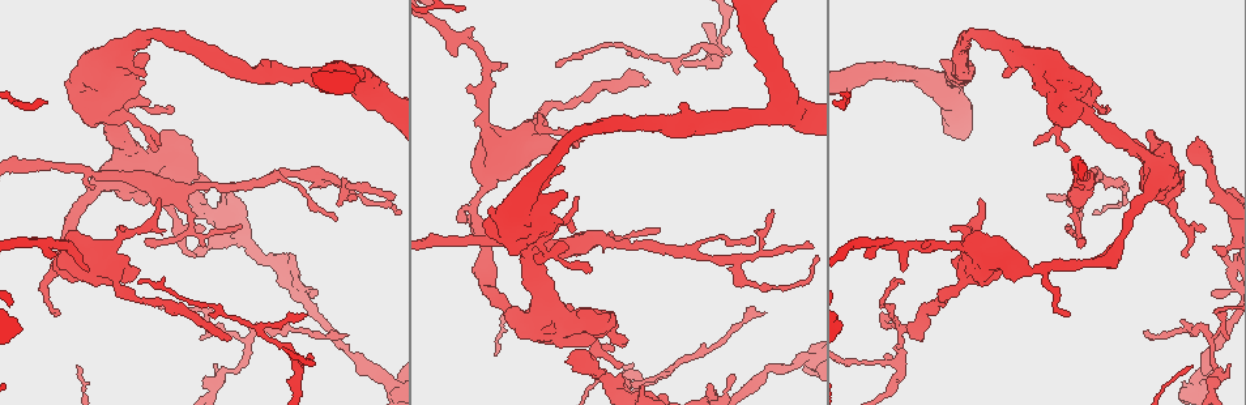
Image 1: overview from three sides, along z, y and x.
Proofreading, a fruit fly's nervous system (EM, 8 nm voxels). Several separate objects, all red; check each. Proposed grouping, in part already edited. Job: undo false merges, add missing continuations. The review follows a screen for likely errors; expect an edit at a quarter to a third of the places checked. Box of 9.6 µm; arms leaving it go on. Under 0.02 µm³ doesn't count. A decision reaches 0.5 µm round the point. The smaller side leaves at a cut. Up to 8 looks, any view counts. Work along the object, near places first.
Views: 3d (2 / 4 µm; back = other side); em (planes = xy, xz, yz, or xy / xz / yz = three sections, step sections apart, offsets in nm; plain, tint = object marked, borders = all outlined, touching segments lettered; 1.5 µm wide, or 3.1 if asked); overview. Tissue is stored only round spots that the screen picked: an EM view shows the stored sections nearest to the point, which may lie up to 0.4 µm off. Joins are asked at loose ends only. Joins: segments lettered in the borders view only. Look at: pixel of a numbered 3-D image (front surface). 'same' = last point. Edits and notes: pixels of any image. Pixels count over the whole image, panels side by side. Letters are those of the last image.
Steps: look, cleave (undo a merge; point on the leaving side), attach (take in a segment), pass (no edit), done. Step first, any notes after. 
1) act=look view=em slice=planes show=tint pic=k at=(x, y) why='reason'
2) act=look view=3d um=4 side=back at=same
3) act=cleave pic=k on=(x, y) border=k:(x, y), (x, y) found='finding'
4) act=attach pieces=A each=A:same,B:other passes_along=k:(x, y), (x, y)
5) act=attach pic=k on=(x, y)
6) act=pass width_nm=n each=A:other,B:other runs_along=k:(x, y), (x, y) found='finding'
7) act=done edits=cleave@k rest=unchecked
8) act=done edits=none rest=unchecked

act=look view=em slice=yz step=8 show=tint pic=1 at=(471, 231) why='tapers out'

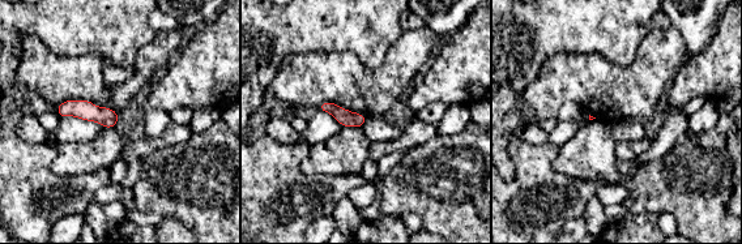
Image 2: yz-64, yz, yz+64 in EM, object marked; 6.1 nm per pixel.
act=look view=em slice=planes show=borders at=same

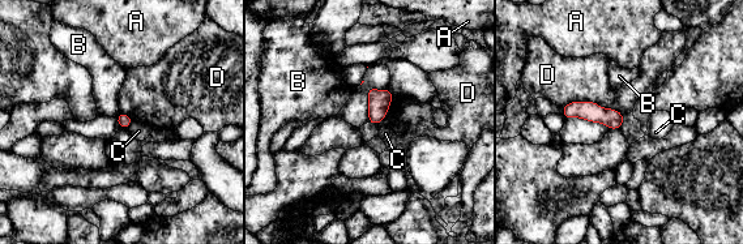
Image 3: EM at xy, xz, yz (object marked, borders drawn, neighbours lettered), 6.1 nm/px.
act=pass each=A:other,B:other,C:other,D:other found='none of them fits'

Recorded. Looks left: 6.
act=look view=em slice=yz step=8 show=tint pic=1 at=(1150, 160) why='calibre changes'

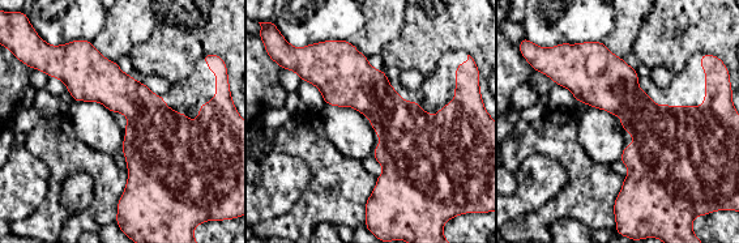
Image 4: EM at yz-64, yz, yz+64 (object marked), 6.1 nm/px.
act=look view=em slice=yz step=8 show=borders at=same

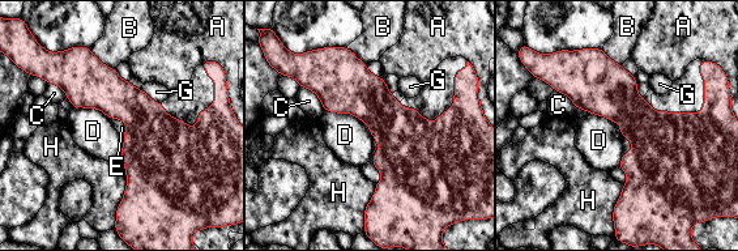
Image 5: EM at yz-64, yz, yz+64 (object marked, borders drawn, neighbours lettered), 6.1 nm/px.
act=pass longest_contact=D:260nm each=A:other,B:other,C:other,D:other,E:other,G:other,H:other found='all the same neuron'

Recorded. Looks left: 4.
act=look view=em slice=planes show=borders pic=1 at=(347, 351) why='a narrow waist'

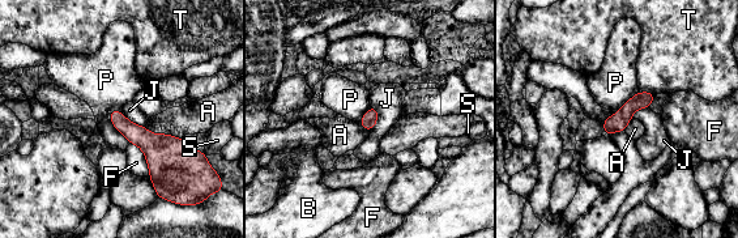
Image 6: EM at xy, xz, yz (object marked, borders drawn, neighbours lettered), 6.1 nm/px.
act=pass longest_contact=A:240nm each=A:other,B:other,F:other,J:other,P:other,S:other,T:other runs_along=6:(651, 97), (638, 101), (608, 131) found='continuous, no second neuron'

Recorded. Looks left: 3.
act=done edits=none rest=unchecked

